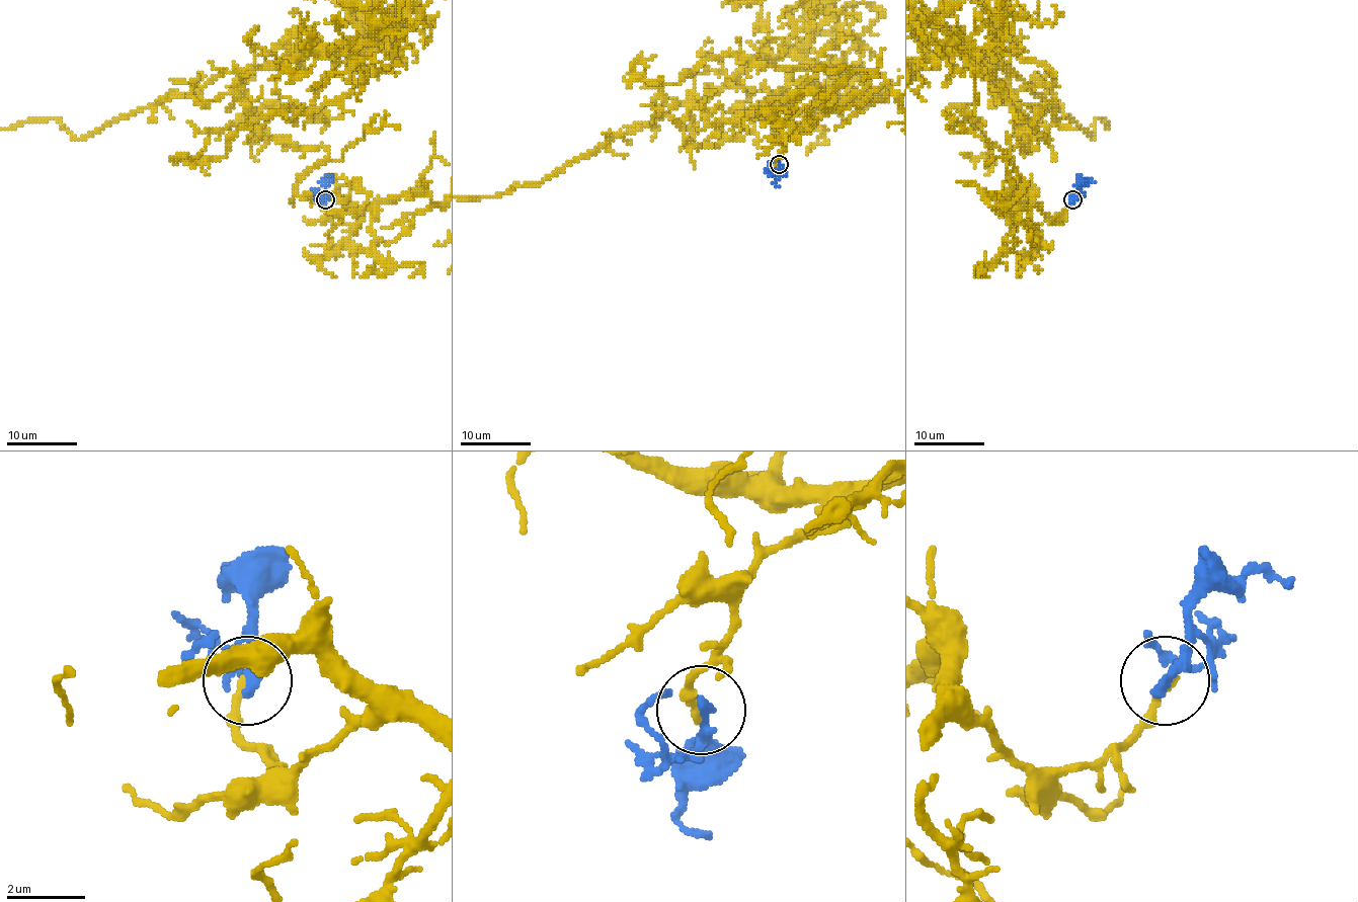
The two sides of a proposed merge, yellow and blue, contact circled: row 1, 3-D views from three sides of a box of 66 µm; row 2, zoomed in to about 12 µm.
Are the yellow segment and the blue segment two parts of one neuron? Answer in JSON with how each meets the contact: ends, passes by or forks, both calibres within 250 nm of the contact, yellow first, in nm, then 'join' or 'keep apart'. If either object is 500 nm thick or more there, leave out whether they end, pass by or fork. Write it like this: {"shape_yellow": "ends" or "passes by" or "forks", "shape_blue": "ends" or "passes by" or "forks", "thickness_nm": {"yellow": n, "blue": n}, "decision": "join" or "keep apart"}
{"shape_yellow": "ends", "shape_blue": "ends", "thickness_nm": {"yellow": 200, "blue": 320}, "decision": "keep apart"}

